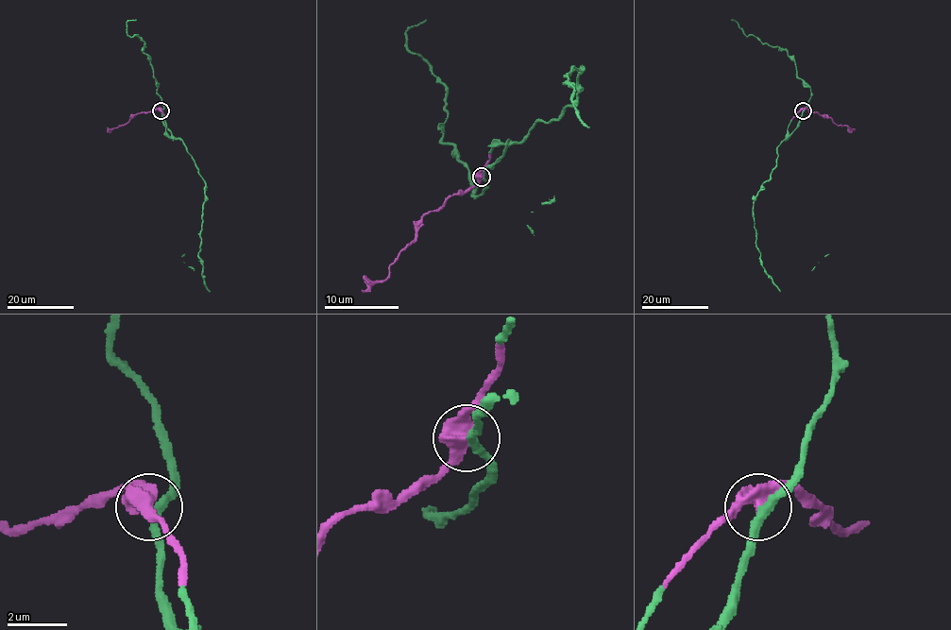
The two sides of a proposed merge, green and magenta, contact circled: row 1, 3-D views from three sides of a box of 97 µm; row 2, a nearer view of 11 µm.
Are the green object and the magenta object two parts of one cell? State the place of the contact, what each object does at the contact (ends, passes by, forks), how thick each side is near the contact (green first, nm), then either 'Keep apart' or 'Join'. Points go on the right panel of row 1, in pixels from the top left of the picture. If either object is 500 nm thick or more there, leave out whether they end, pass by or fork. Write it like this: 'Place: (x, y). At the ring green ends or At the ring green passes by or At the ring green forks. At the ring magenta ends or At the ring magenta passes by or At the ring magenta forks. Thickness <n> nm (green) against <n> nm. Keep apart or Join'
Place: (803, 110). At the ring green passes by. At the ring magenta passes by. Thickness 280 nm (green) against 480 nm. Join

